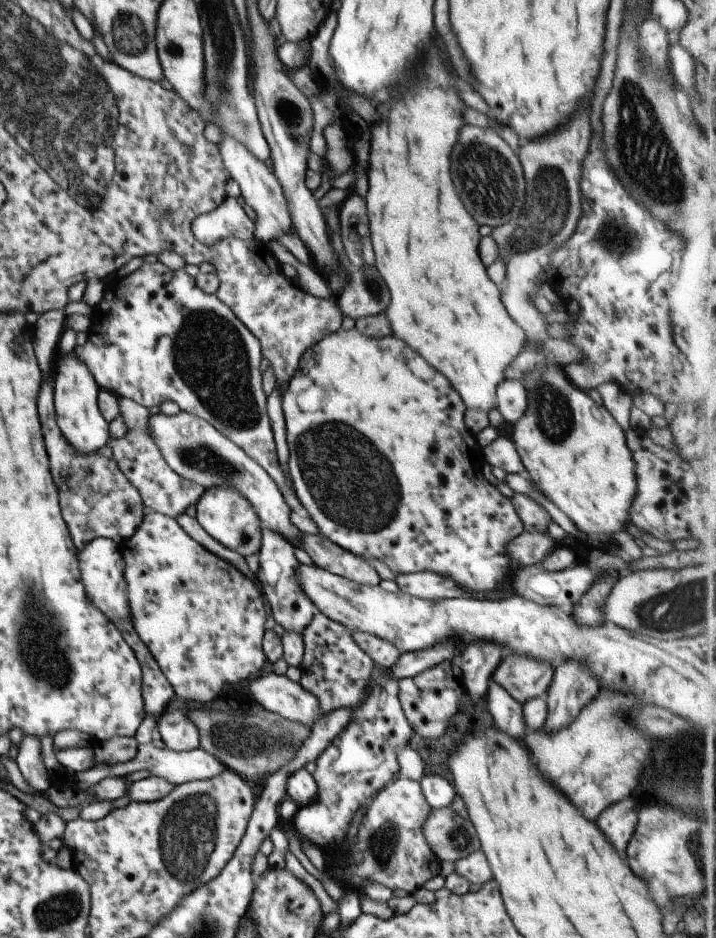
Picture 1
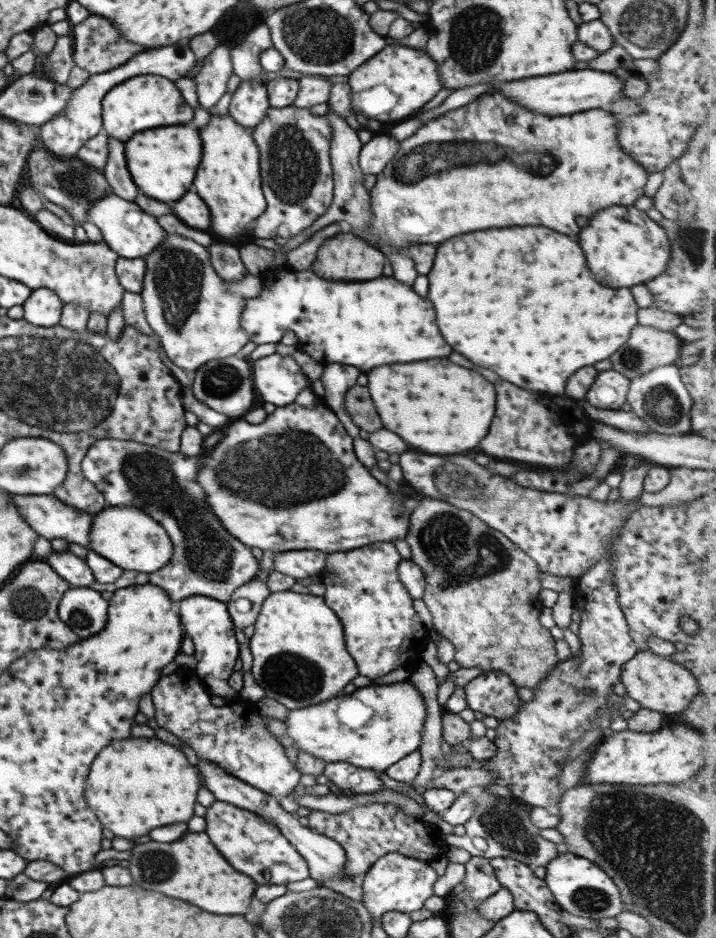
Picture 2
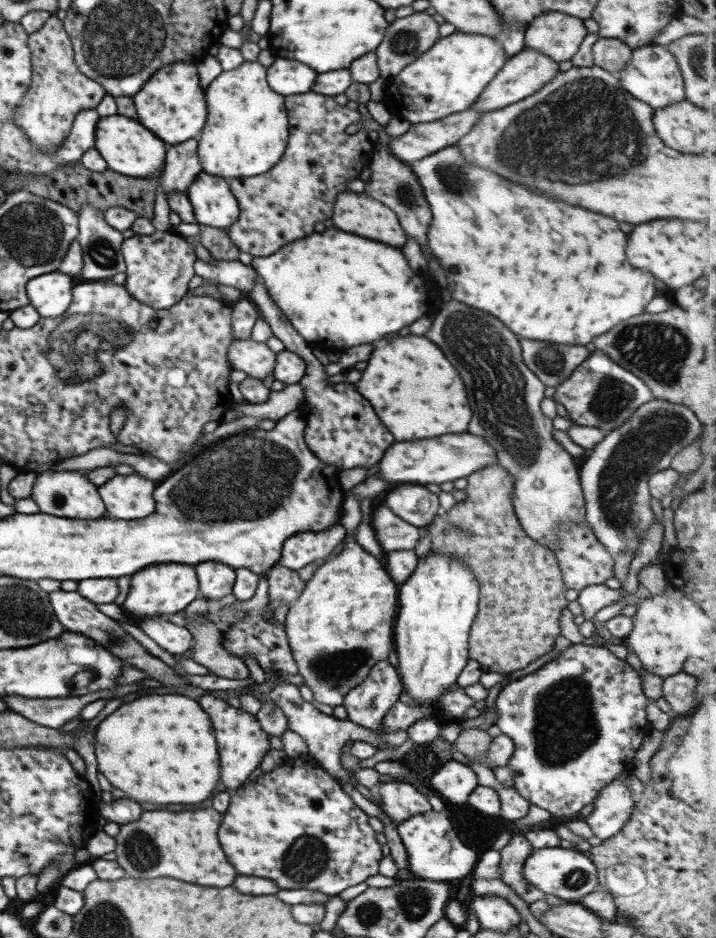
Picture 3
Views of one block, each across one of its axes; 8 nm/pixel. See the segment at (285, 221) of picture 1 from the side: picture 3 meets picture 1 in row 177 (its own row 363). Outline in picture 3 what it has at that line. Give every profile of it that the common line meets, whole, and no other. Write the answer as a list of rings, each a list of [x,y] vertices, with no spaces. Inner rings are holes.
[[[248,338],[231,341],[227,359],[233,370],[242,370],[248,376],[264,380],[270,372],[274,374],[276,355],[266,343]]]

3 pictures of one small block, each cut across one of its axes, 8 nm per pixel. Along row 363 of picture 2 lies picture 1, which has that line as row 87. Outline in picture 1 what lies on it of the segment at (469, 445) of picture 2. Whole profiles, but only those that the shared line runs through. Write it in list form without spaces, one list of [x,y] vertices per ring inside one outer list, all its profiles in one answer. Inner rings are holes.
[[[430,50],[430,62],[426,64],[426,70],[422,70],[422,78],[418,78],[418,86],[414,86],[414,90],[406,92],[406,98],[394,98],[392,102],[380,106],[380,114],[384,116],[382,126],[372,128],[372,142],[370,142],[370,170],[368,170],[368,196],[366,196],[366,204],[368,204],[368,218],[370,218],[370,238],[372,238],[372,246],[374,246],[374,254],[376,254],[376,270],[380,272],[388,292],[390,292],[390,306],[384,310],[388,324],[392,328],[392,334],[400,340],[404,340],[412,350],[416,350],[430,366],[434,366],[438,372],[442,372],[450,384],[458,391],[460,398],[470,410],[482,410],[488,414],[490,410],[496,408],[496,390],[498,384],[505,380],[504,370],[506,366],[522,352],[524,344],[526,344],[526,332],[522,328],[518,328],[510,316],[506,314],[506,310],[502,308],[500,302],[500,292],[498,286],[494,282],[490,282],[490,278],[486,276],[486,268],[480,262],[478,256],[478,242],[480,242],[480,234],[478,234],[478,224],[470,218],[470,214],[466,212],[466,208],[462,206],[452,180],[450,180],[450,170],[448,170],[448,156],[450,150],[458,138],[458,130],[462,128],[464,120],[460,118],[462,112],[462,100],[458,98],[458,94],[452,88],[452,80],[448,76],[448,70],[442,64],[440,54],[434,50]]]

